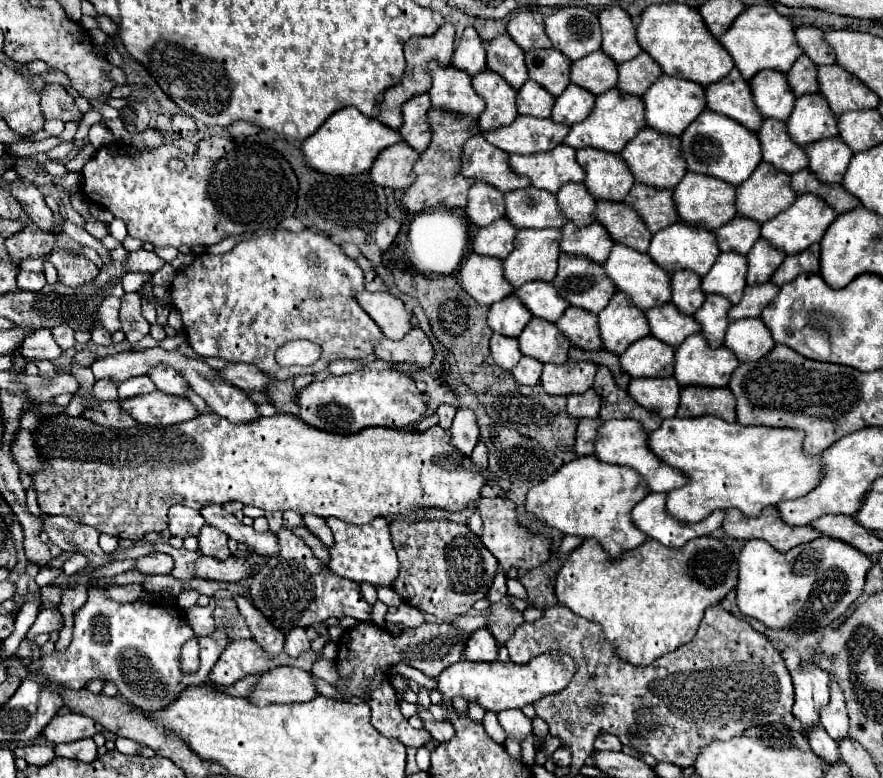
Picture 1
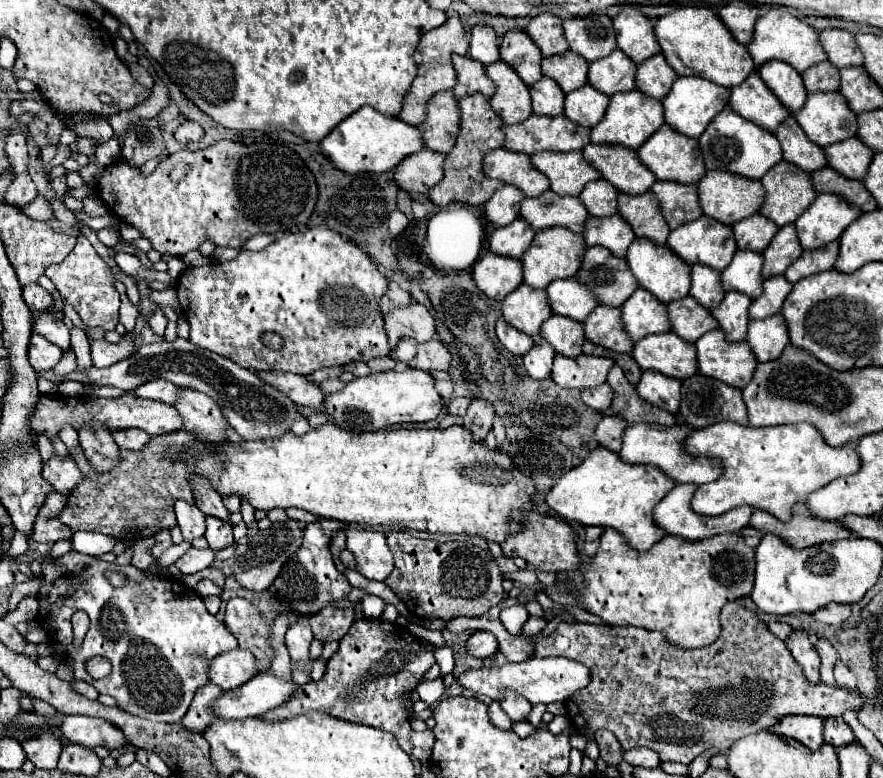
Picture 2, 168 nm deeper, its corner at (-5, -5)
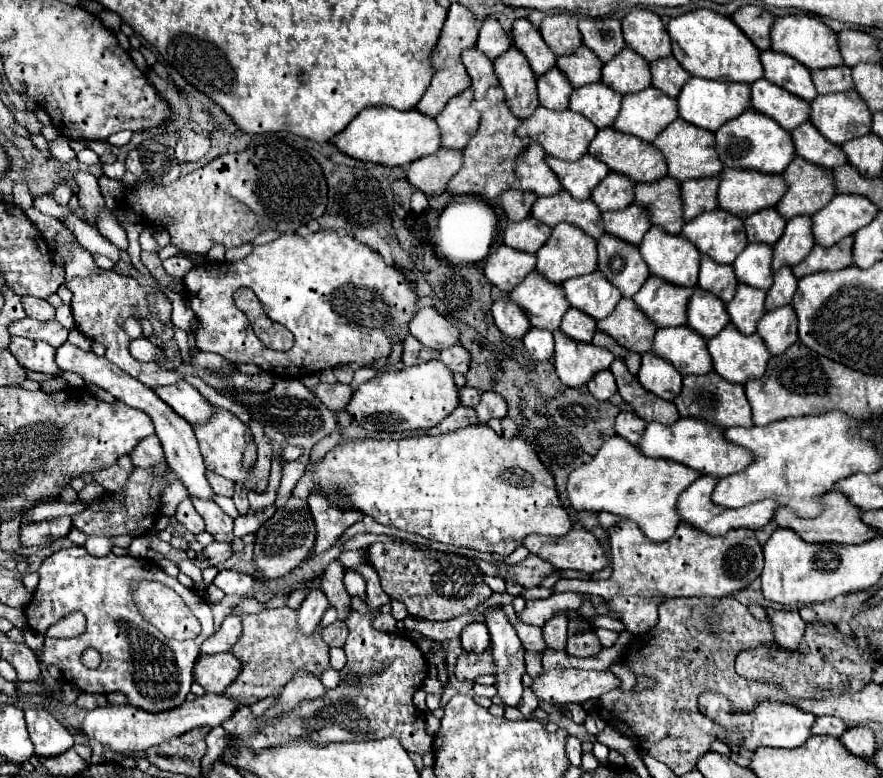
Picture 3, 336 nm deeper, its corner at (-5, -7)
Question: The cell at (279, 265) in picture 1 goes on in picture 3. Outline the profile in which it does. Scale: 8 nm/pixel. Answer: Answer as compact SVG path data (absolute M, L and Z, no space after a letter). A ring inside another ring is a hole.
M319 230L307 236L283 234L271 244L255 246L253 252L239 262L205 262L201 266L193 266L183 282L185 298L199 320L199 330L195 334L197 348L221 354L237 366L255 364L277 378L301 378L349 362L367 366L375 356L389 356L391 342L385 328L391 332L393 326L393 334L405 338L409 334L407 322L413 318L413 312L417 312L417 296L397 268L387 266L377 252L369 250L369 246L353 240L351 236L339 236L333 230ZM239 288L253 290L259 302L263 302L267 316L295 334L295 344L291 350L273 352L263 346L263 342L253 334L247 316L233 302L233 294Z

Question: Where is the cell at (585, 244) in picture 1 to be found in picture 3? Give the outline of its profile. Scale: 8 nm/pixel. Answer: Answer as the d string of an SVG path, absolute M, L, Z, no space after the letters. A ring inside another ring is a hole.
M635 204L627 206L625 210L617 210L617 212L605 212L601 214L603 224L605 224L605 232L627 242L633 246L639 246L647 228L649 228L649 220L645 220L645 212L641 212L641 208L637 208Z

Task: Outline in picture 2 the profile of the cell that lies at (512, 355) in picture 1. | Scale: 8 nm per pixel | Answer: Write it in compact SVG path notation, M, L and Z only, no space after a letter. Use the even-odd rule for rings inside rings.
M505 318L497 320L495 330L497 330L497 338L501 340L501 344L513 354L523 356L533 346L533 338L529 334L521 334L521 330L513 330L513 326L505 322Z

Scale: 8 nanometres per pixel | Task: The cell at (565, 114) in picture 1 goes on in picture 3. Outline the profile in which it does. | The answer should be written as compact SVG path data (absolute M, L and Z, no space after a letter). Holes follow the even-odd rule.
M603 82L577 88L569 100L569 110L583 114L597 128L611 126L613 118L617 118L619 114L619 108L621 108L621 94L613 92Z

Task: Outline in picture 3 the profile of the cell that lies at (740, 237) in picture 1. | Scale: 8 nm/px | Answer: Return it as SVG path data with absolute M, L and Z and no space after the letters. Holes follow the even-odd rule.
M767 208L745 218L745 232L749 244L761 242L773 246L781 238L783 230L785 230L785 220L777 214L775 208Z

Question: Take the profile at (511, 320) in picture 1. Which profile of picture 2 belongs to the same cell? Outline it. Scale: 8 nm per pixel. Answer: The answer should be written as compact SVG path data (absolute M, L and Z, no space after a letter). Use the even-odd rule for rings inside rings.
M521 284L503 300L505 320L525 334L539 334L541 324L553 316L549 310L549 296L545 290L533 290Z

